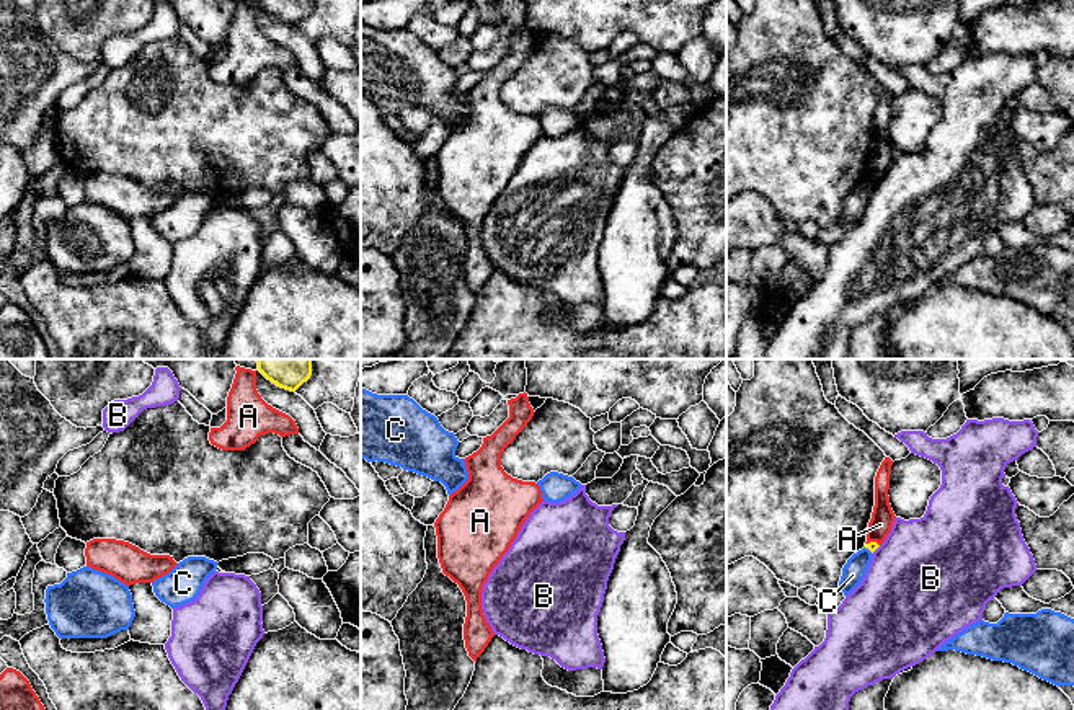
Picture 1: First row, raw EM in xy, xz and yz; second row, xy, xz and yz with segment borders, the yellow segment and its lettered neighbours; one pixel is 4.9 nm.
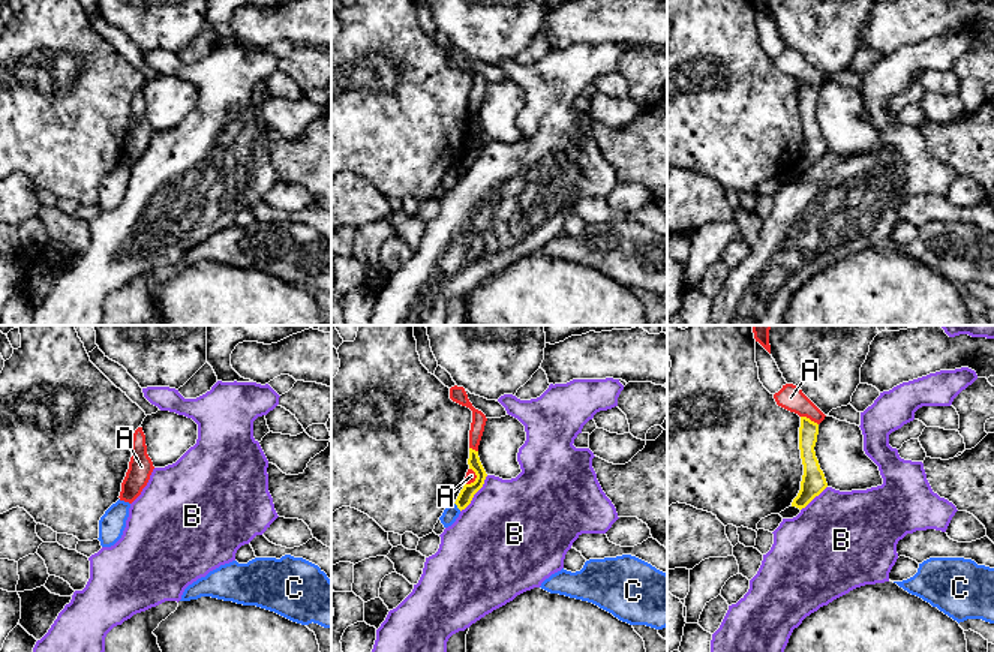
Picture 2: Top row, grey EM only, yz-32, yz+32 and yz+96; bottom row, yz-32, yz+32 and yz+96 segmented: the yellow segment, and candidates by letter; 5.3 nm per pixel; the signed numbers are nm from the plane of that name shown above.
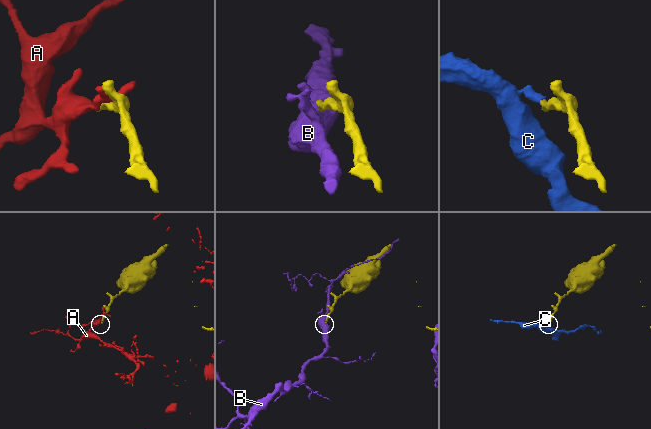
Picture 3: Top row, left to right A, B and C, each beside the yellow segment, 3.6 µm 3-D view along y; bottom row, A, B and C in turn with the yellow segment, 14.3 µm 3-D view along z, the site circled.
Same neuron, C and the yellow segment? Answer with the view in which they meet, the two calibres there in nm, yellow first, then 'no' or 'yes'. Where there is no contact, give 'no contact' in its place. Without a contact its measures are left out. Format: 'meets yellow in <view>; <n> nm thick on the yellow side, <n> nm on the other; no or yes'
meets yellow in yz; 50 nm thick on the yellow side, 110 nm on the other; no

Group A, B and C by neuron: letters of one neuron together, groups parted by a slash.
A / B / C

